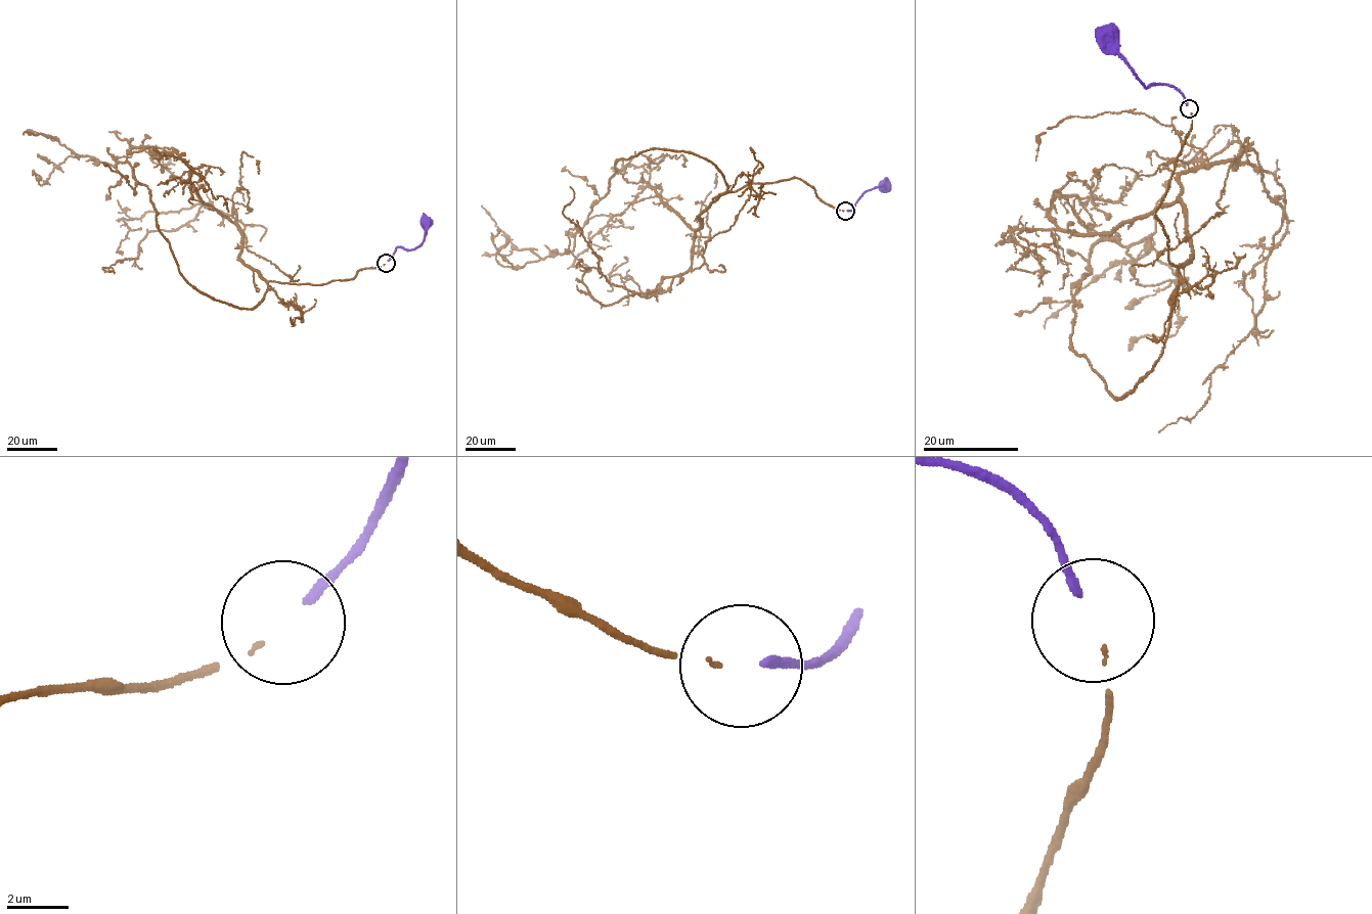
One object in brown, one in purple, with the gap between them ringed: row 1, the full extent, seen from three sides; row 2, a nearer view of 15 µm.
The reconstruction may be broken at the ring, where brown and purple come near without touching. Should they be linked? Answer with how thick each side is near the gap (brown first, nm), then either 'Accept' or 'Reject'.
Thickness 110 nm (brown) against 300 nm. Accept

